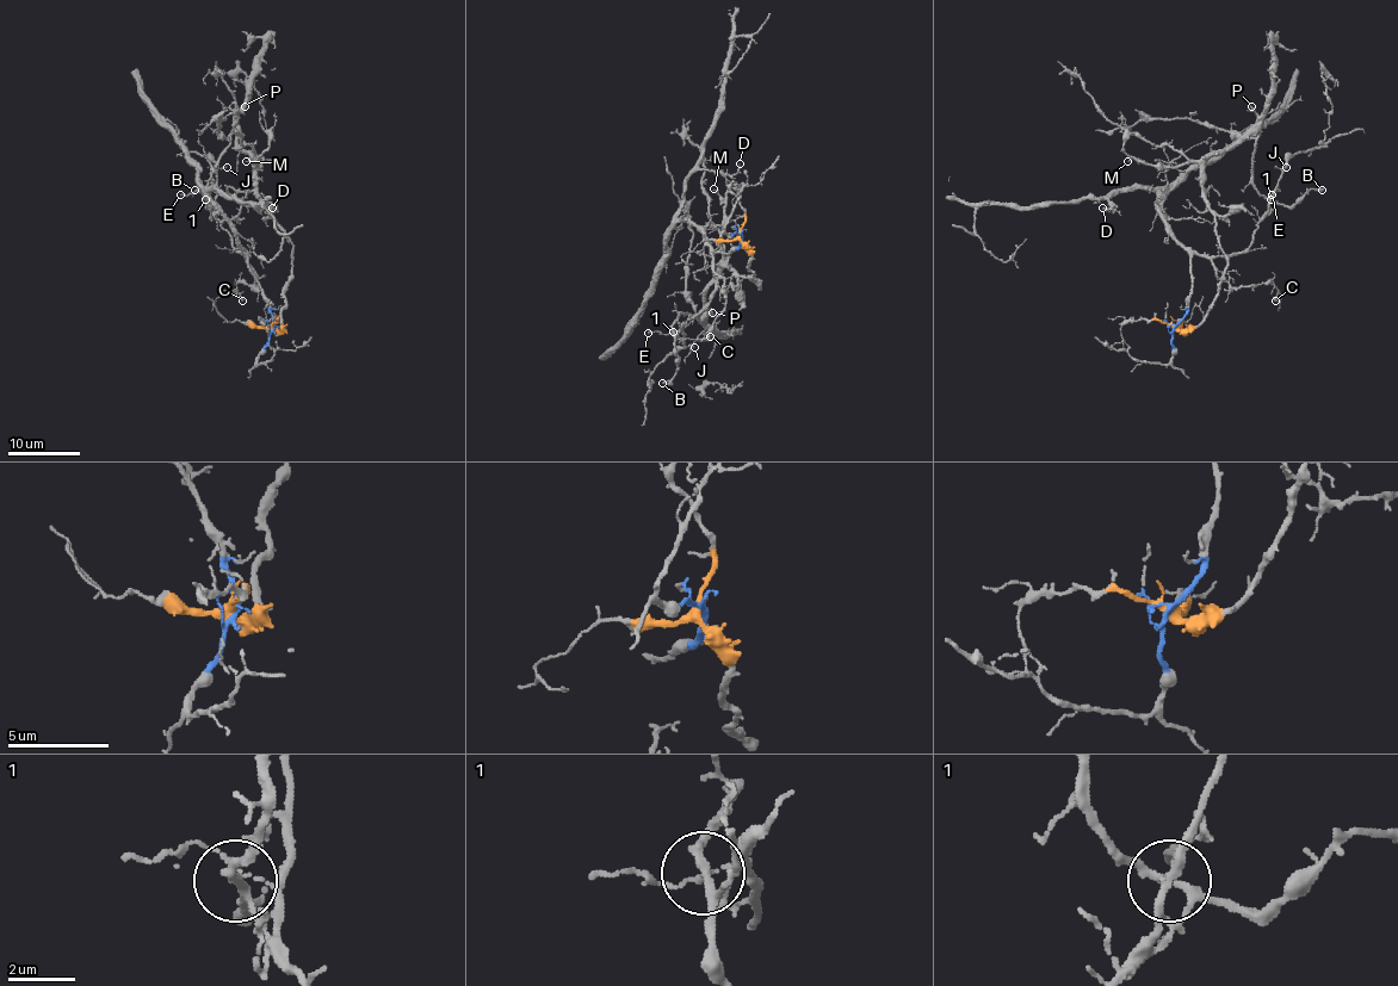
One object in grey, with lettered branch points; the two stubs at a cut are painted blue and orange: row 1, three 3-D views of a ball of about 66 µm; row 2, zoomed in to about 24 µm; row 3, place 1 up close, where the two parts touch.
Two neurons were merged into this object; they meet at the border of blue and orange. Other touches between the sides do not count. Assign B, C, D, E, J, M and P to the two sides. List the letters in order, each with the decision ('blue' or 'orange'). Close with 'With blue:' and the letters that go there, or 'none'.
B: orange
C: blue
D: blue
E: blue
J: blue
M: orange
P: orange
With blue: C, D, E, J

